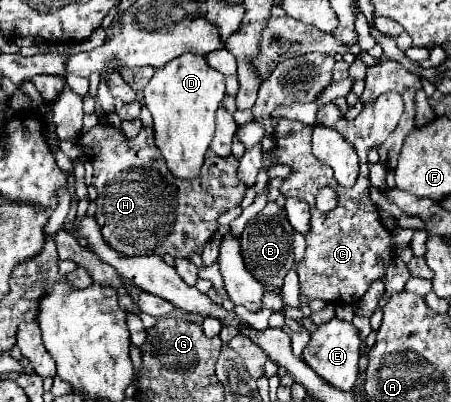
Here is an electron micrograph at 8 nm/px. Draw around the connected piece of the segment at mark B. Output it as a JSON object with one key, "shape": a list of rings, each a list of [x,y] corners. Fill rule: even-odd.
{"shape":[[[268,202],[262,212],[256,214],[254,220],[250,220],[240,236],[242,246],[242,258],[246,264],[246,270],[264,286],[276,286],[282,288],[284,276],[294,266],[294,252],[292,252],[292,234],[290,234],[290,222],[286,220],[284,210],[276,202]]]}

